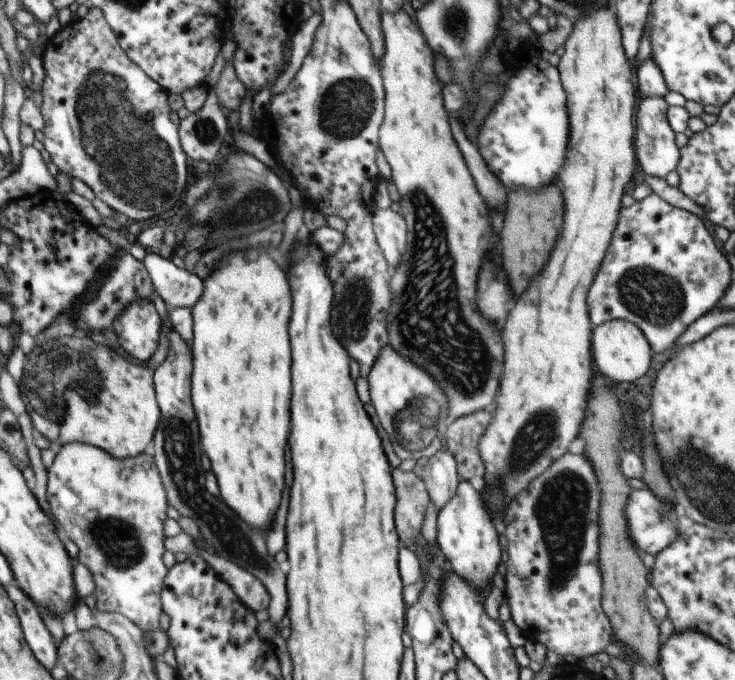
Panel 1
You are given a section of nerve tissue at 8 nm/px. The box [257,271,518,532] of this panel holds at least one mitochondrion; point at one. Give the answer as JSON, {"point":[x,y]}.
{"point":[416,423]}

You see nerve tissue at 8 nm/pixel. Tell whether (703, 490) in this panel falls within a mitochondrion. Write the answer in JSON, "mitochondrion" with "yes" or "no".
{"mitochondrion":"yes"}

